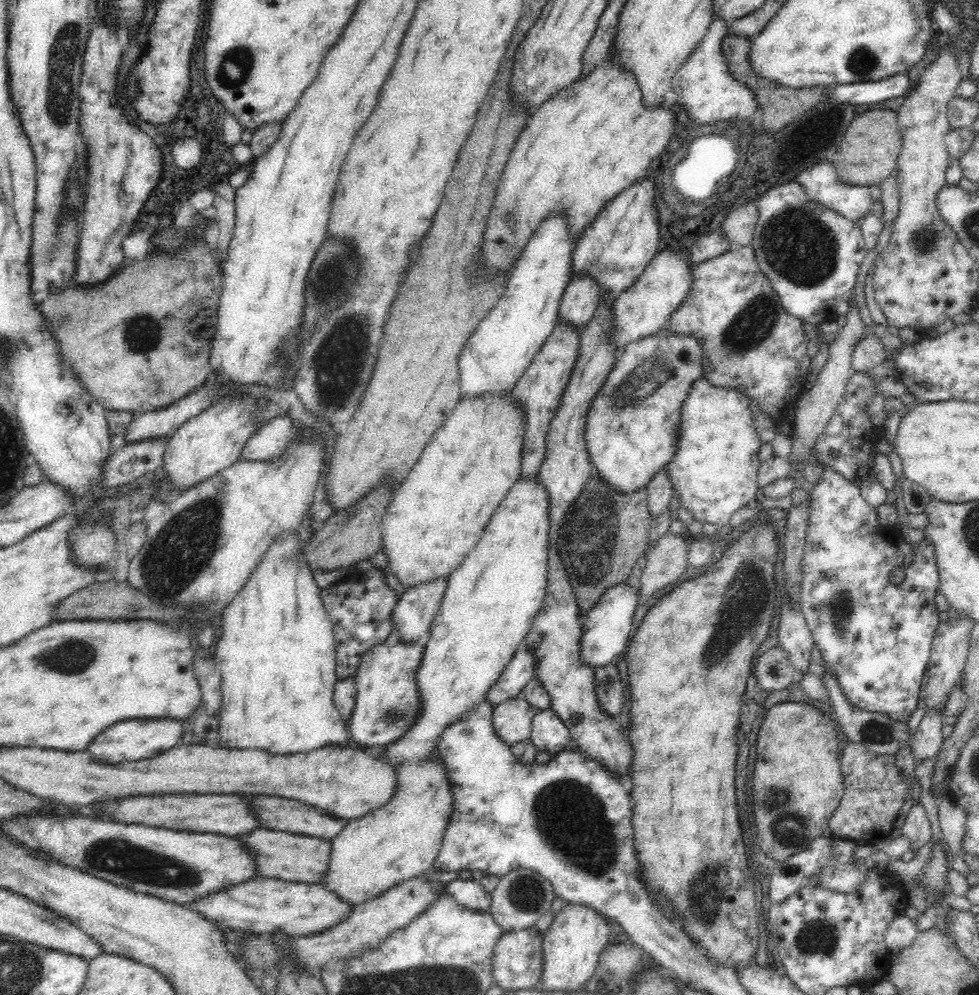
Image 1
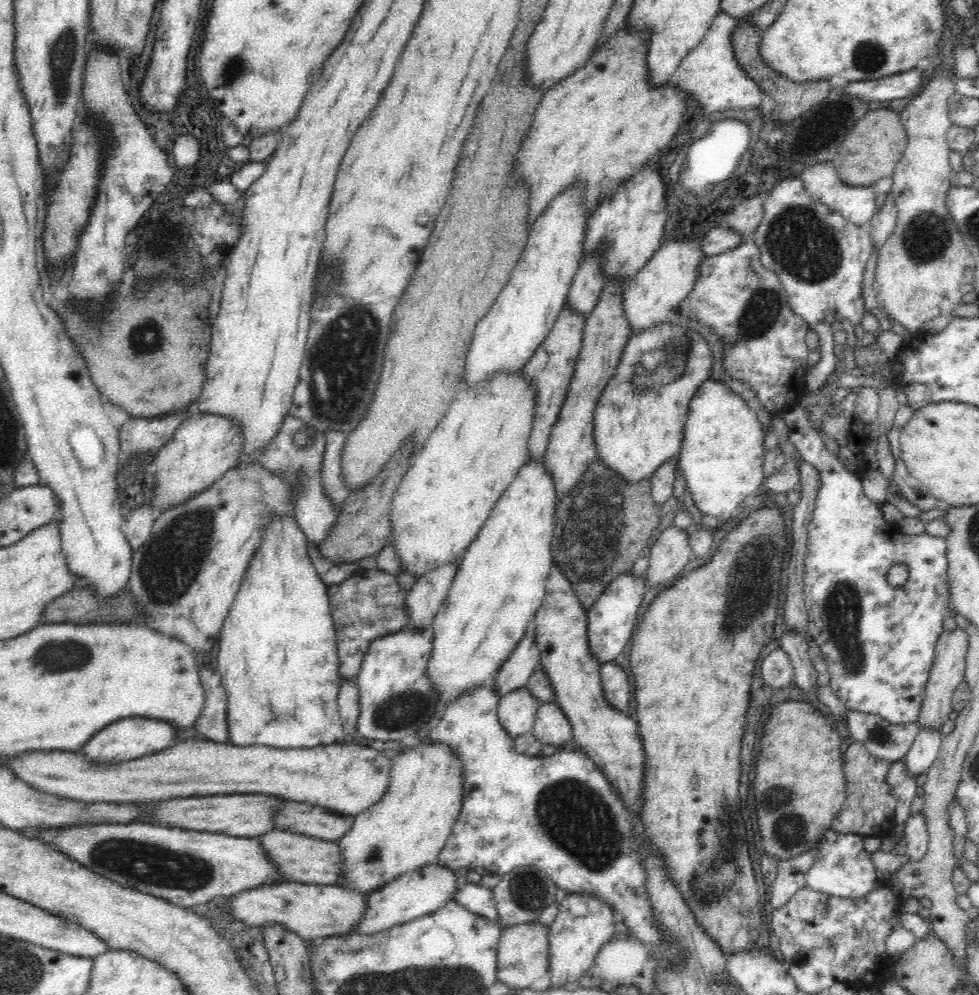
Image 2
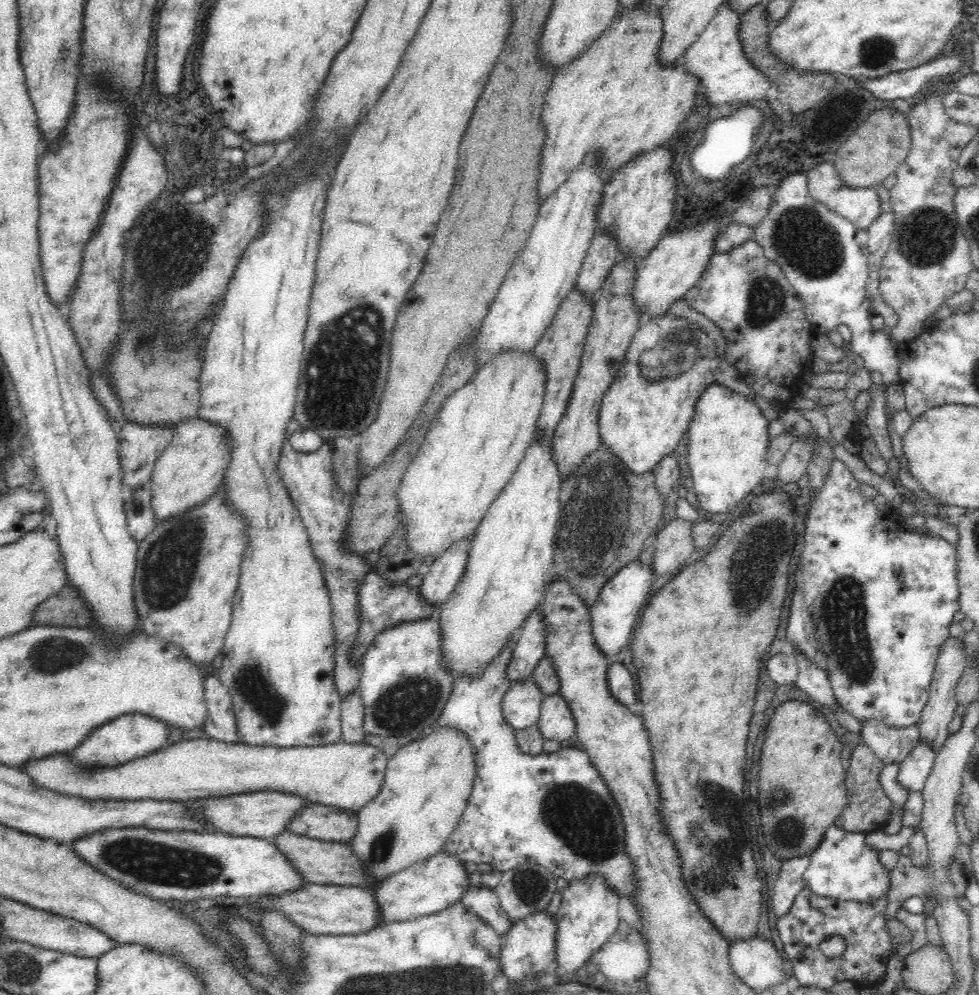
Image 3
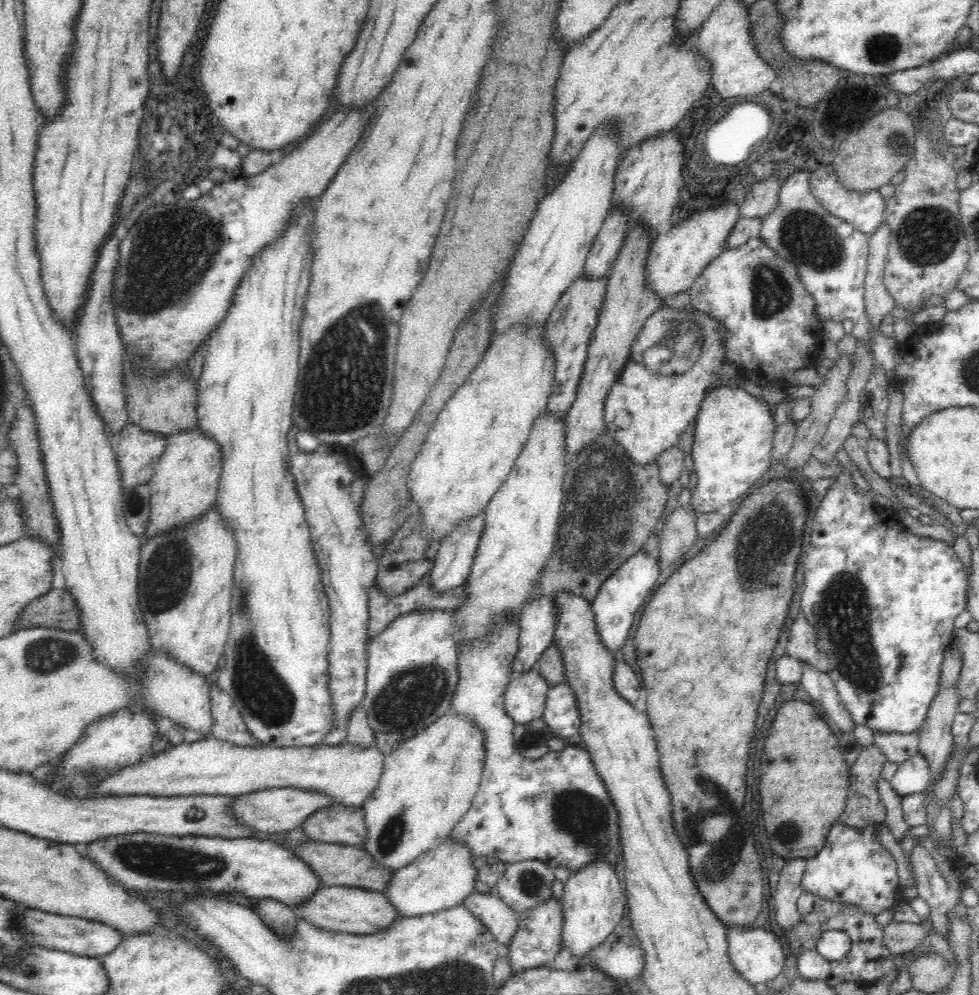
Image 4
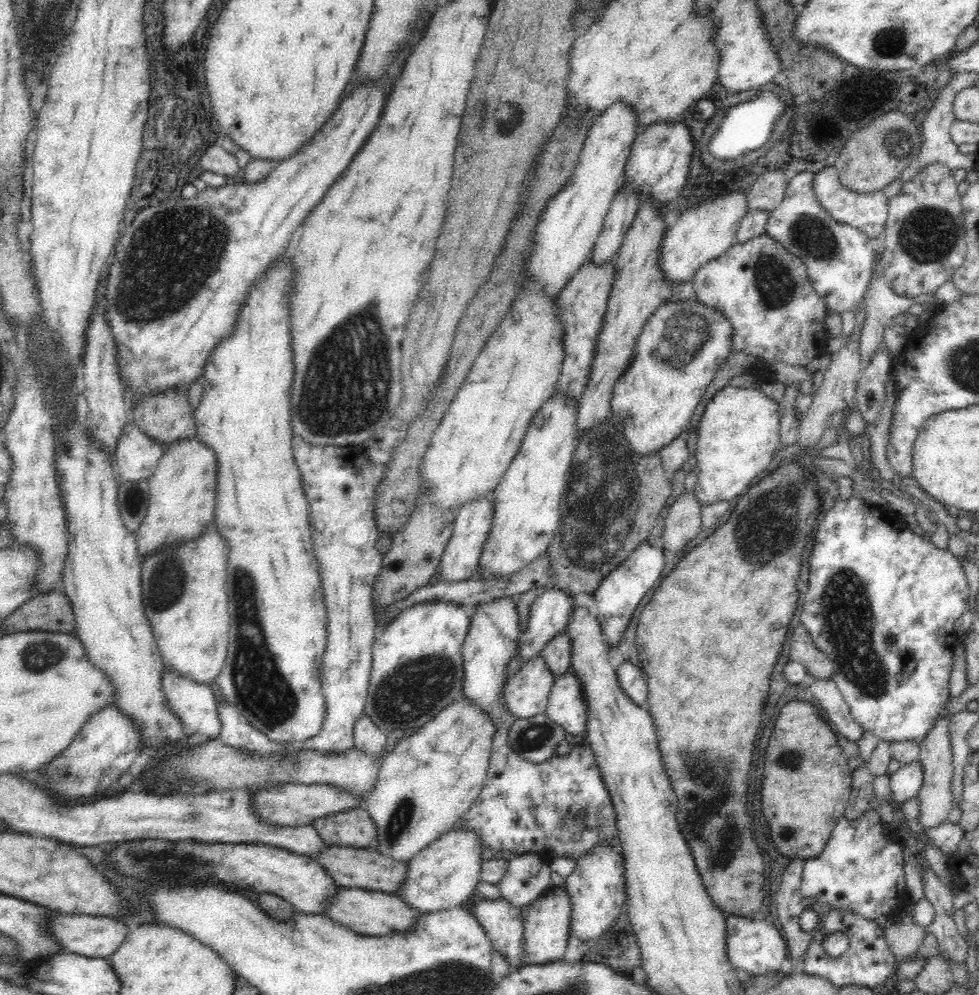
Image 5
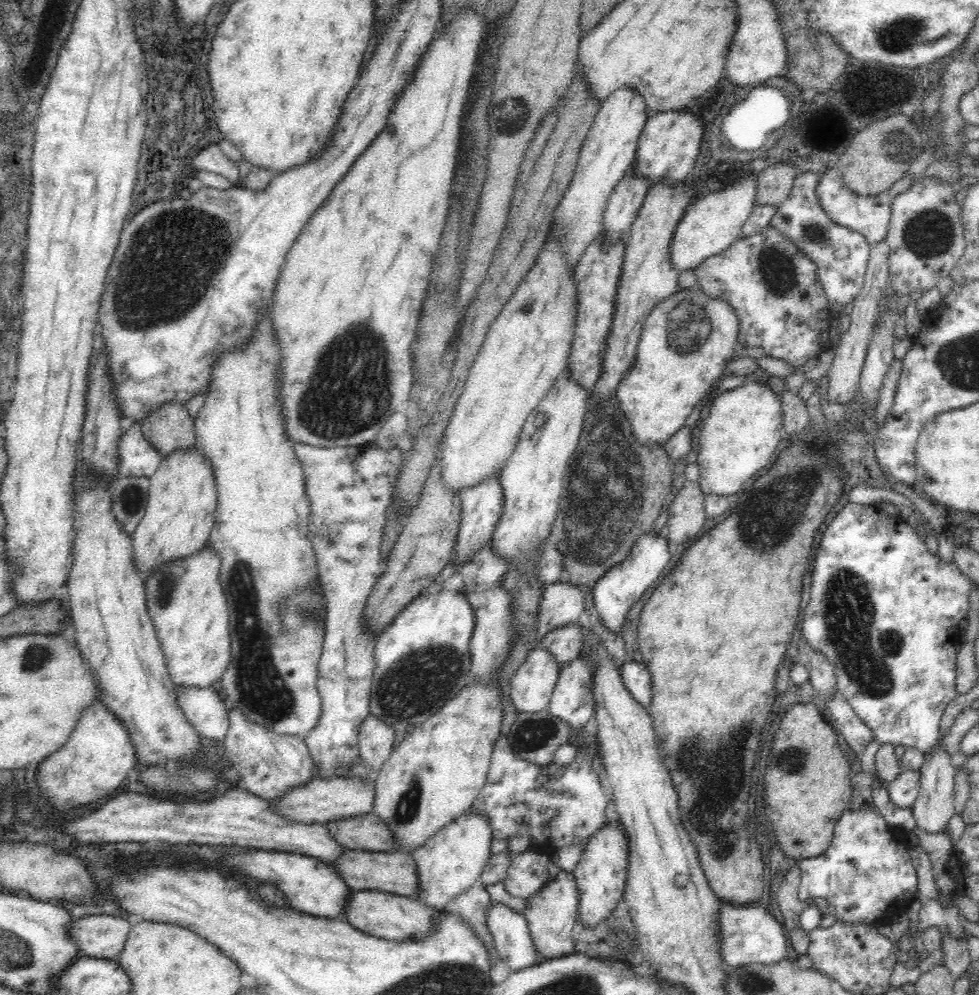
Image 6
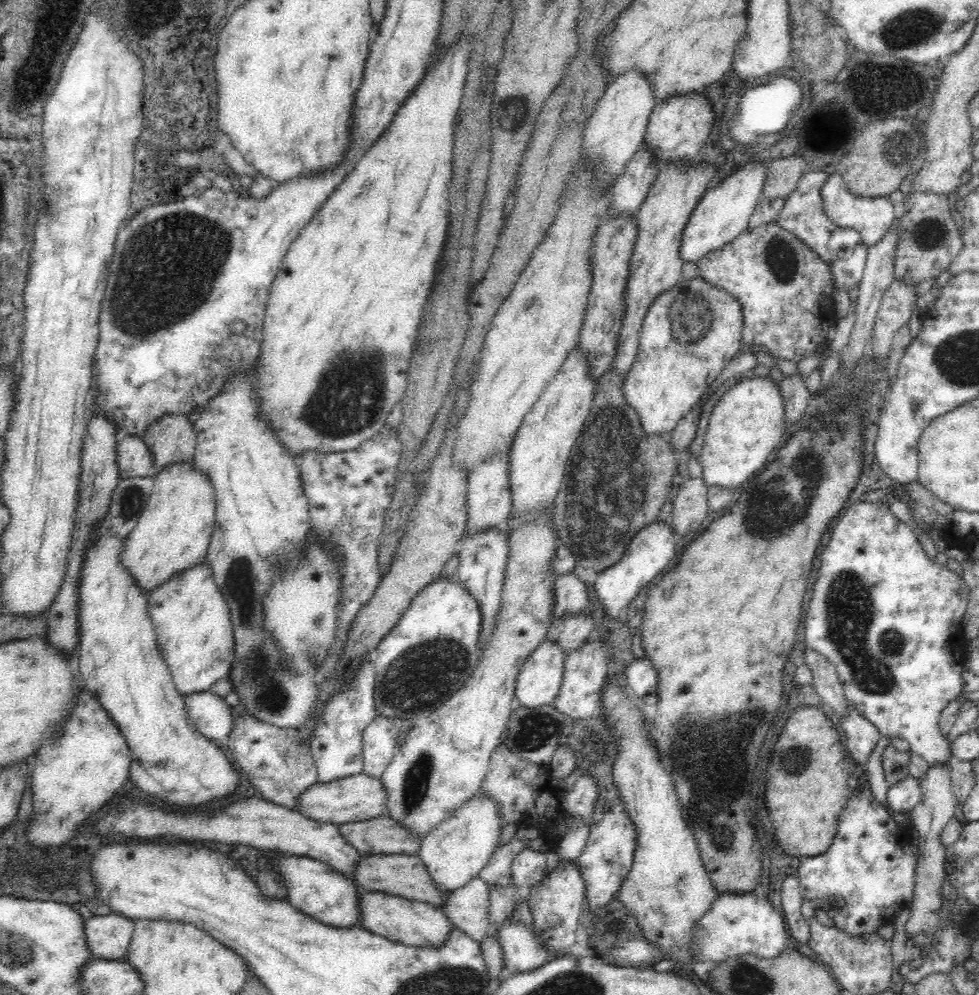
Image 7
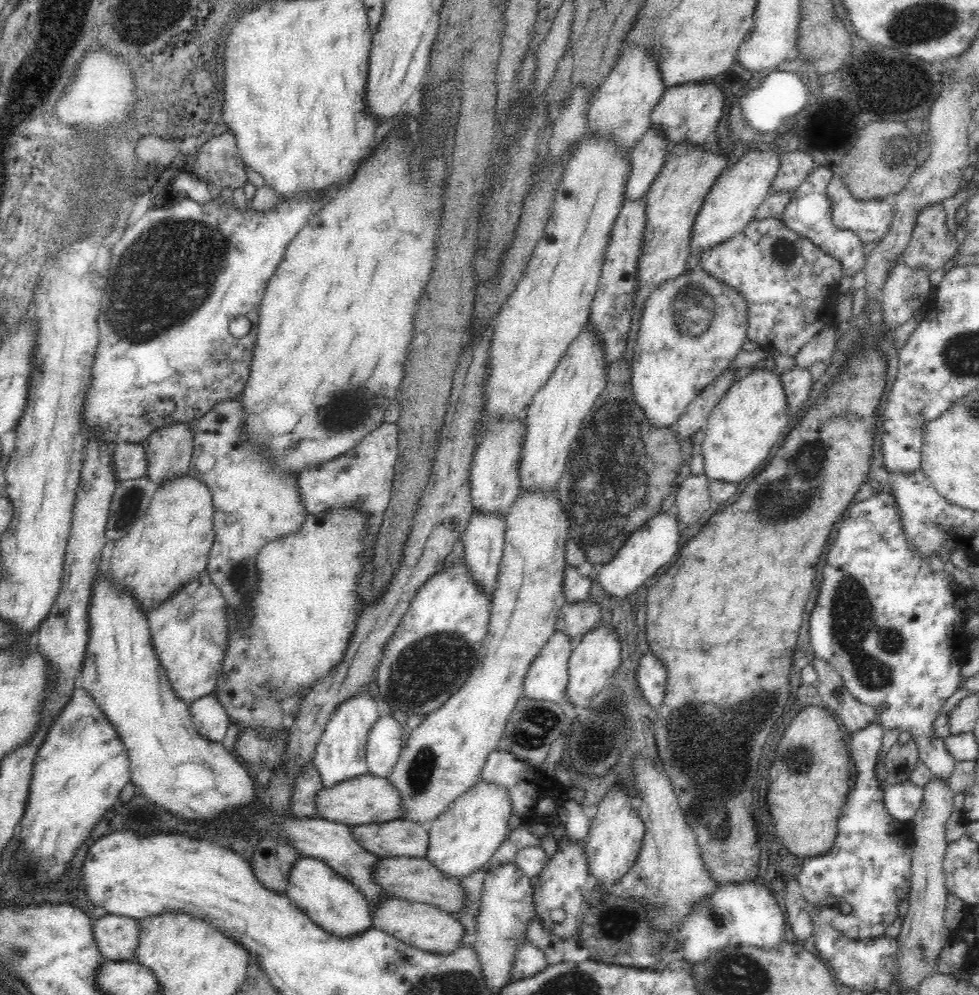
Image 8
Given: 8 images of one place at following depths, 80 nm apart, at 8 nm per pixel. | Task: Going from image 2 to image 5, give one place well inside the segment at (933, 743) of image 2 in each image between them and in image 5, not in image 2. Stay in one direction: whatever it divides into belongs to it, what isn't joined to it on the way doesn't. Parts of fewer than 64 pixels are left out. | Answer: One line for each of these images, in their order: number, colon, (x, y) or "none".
3: (915, 768)
4: (913, 775)
5: (906, 782)

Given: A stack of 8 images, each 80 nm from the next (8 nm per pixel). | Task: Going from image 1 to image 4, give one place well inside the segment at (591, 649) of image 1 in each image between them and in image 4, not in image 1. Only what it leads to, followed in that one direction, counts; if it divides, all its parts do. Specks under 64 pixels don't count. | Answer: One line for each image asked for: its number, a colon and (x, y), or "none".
2: (610, 622)
3: (613, 615)
4: (620, 596)

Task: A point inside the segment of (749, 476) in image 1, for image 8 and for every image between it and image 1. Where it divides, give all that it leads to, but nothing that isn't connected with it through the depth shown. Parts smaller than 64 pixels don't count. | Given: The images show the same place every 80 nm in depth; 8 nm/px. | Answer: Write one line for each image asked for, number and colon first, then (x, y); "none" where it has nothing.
2: (721, 457)
3: (727, 439)
4: (733, 431)
5: (737, 435)
6: (743, 426)
7: (747, 423)
8: (747, 421)

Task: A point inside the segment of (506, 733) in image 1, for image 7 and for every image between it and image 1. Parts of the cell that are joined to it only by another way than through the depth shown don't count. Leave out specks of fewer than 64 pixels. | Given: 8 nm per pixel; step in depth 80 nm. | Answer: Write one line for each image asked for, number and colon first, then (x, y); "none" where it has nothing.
2: (516, 710)
3: (521, 703)
4: (525, 695)
5: (525, 694)
6: (531, 686)
7: (537, 682)

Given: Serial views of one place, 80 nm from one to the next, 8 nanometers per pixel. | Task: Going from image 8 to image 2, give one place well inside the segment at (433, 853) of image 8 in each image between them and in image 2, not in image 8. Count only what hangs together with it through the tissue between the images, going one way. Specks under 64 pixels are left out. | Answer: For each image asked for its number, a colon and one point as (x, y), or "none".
2: (411, 895)
3: (426, 887)
4: (442, 877)
5: (444, 874)
6: (449, 862)
7: (453, 853)

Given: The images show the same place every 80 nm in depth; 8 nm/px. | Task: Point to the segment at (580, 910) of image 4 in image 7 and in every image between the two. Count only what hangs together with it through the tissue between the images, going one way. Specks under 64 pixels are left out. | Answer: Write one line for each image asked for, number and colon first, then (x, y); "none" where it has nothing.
5: (596, 890)
6: (600, 875)
7: (606, 859)

